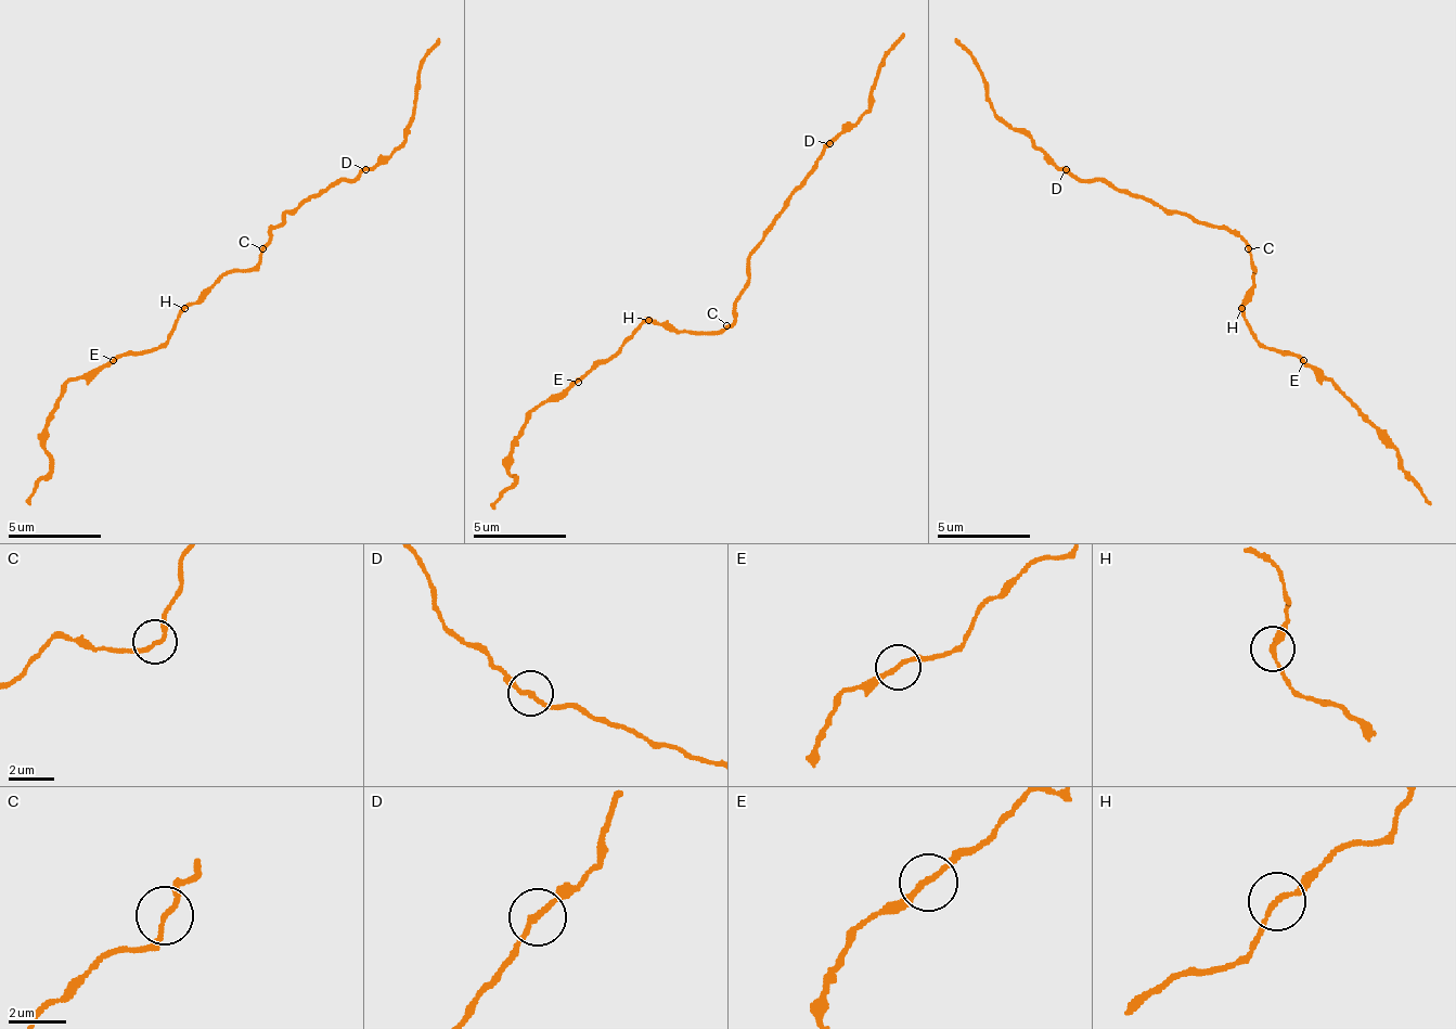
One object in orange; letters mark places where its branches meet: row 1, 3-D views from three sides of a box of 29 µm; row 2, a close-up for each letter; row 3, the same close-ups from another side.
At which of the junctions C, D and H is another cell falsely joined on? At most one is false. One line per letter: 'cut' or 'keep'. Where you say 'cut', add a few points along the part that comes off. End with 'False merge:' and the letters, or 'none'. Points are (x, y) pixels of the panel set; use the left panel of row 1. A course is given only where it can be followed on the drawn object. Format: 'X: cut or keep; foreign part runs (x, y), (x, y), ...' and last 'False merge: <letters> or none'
C: keep
D: keep
H: keep
False merge: none

